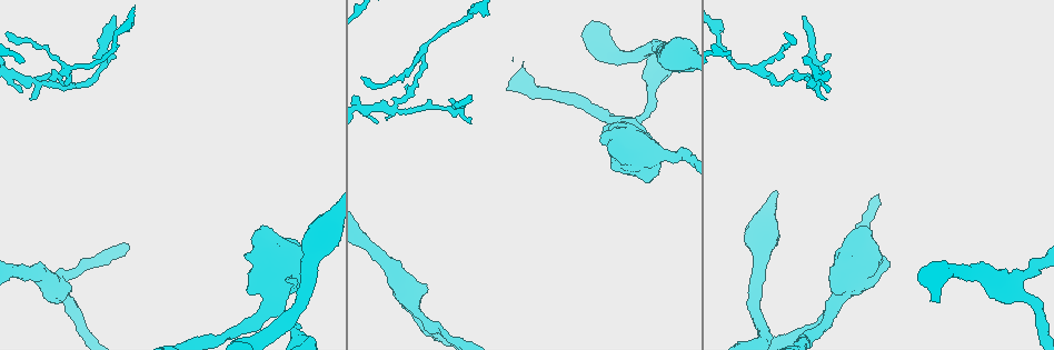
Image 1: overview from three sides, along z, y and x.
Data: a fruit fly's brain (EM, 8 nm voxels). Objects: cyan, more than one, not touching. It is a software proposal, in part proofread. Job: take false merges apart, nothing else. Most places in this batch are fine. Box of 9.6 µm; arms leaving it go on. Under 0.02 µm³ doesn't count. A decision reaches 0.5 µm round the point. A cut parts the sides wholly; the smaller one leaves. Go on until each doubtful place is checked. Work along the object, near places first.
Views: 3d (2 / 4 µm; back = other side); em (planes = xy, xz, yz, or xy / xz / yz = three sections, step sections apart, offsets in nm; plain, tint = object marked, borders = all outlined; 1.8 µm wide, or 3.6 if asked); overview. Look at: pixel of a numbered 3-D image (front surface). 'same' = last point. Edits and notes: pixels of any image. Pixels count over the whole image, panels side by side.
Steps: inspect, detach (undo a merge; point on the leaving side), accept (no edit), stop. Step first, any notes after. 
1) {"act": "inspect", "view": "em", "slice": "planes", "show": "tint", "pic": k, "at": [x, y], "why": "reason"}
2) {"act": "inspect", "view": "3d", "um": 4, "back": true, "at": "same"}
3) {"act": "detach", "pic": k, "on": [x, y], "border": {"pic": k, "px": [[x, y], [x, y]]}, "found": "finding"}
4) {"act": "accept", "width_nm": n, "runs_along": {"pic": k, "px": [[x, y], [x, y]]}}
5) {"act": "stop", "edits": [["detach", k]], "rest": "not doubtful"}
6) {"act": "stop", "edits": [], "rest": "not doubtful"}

{"act": "inspect", "view": "em", "slice": "planes", "show": "tint", "pic": 1, "at": [66, 74], "why": "arms part here"}

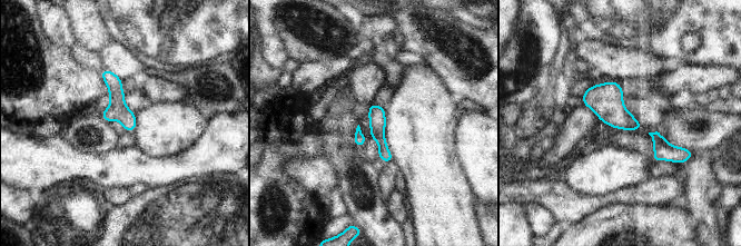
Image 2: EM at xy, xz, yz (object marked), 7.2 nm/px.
{"act": "accept", "width_nm": 130, "runs_along": {"pic": 2, "px": [[104, 71], [130, 129]]}, "found": "one neuron here"}

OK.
{"act": "inspect", "view": "3d", "um": 4, "pic": 1, "at": [390, 107], "why": "branch point"}

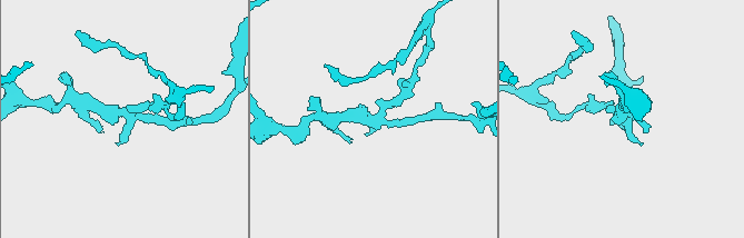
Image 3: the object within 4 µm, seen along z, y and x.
{"act": "inspect", "view": "em", "slice": "xz", "step": 16, "show": "tint", "pic": 3, "at": [128, 112], "why": "shape alone is not enough"}

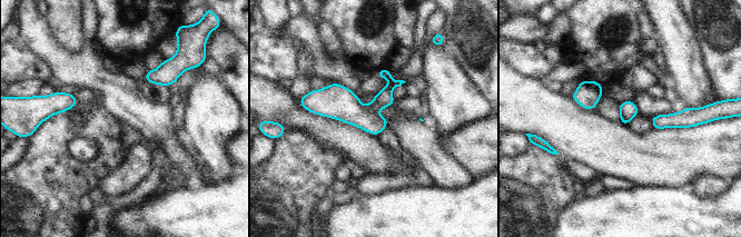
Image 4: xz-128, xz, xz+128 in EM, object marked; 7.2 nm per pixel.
{"act": "detach", "pic": 4, "on": [384, 98], "width_nm": 130, "border": {"pic": 4, "px": [[362, 107], [373, 114]]}, "found": "two neurons meet here"}

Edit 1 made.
{"act": "inspect", "view": "3d", "um": 4, "pic": 1, "at": [832, 305], "why": "sharp bend"}

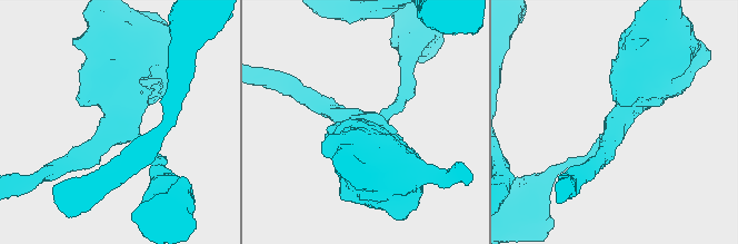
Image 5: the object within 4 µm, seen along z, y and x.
{"act": "inspect", "view": "em", "slice": "xy", "step": 4, "show": "tint", "pic": 5, "at": [117, 127], "why": "need the tissue"}

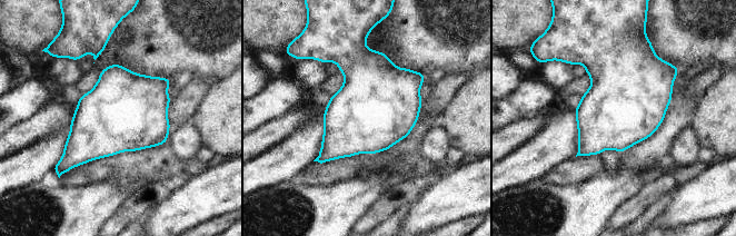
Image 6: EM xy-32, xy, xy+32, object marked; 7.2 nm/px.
{"act": "inspect", "view": "em", "slice": "planes", "show": "tint", "at": "same"}

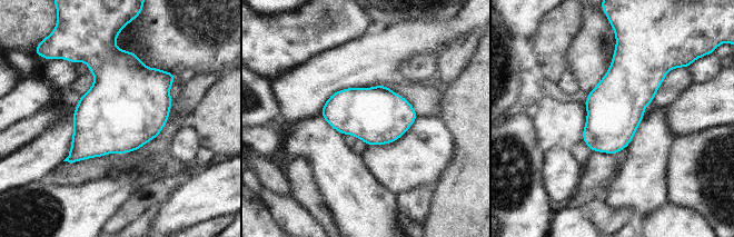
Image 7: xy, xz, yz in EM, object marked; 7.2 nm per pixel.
{"act": "accept", "found": "one neuron here"}

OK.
{"act": "stop", "edits": [["detach", 4]], "rest": "not doubtful"}

